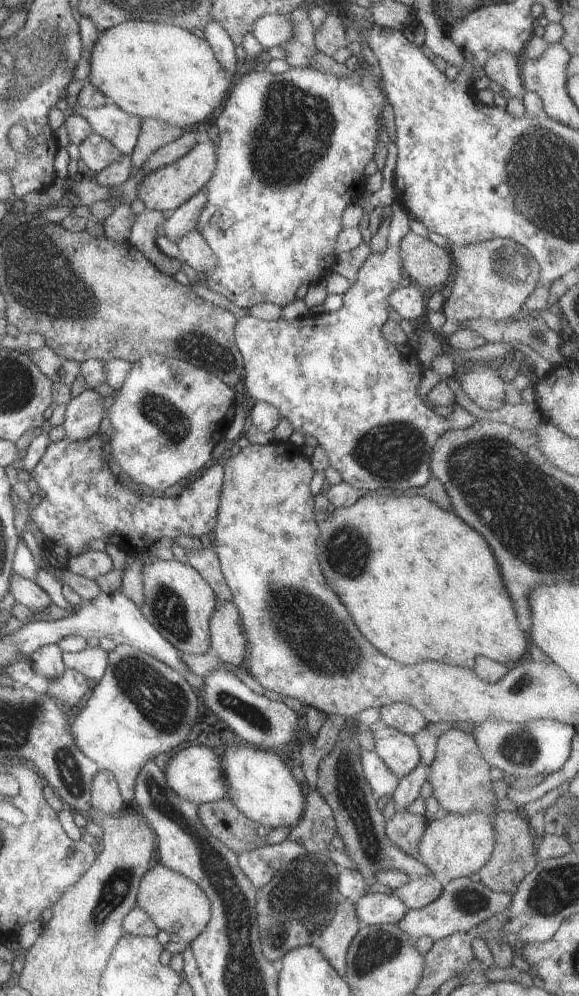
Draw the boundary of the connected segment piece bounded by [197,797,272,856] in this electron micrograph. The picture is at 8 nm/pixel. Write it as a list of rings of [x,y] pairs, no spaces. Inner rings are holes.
[[[224,797],[198,807],[198,818],[209,833],[233,850],[237,856],[267,844],[271,828],[246,818]]]

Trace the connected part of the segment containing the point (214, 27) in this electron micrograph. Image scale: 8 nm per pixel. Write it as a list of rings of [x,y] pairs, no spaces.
[[[208,20],[205,26],[205,41],[211,46],[216,60],[223,66],[224,70],[232,73],[236,68],[236,55],[234,53],[235,44],[232,42],[231,36],[224,30],[224,27],[216,21]]]

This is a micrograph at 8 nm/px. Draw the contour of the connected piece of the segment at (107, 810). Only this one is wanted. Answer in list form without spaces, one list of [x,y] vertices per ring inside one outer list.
[[[100,769],[91,782],[91,801],[94,809],[104,814],[116,815],[126,809],[116,777],[106,769]]]

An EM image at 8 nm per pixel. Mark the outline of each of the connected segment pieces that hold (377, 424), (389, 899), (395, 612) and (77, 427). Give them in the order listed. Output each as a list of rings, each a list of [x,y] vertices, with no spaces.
[[[394,199],[391,204],[392,214],[389,225],[389,234],[387,238],[387,248],[385,252],[371,254],[360,267],[357,279],[354,285],[351,286],[344,294],[342,307],[336,311],[330,311],[318,314],[309,314],[300,317],[292,322],[287,322],[282,319],[277,321],[265,321],[248,315],[237,320],[234,336],[238,350],[243,356],[243,366],[245,373],[244,386],[246,392],[255,401],[267,402],[269,405],[275,406],[282,417],[287,418],[293,425],[296,431],[303,434],[314,436],[319,442],[319,445],[326,451],[330,461],[330,467],[336,469],[344,482],[350,486],[364,488],[364,490],[378,490],[378,488],[392,488],[392,490],[408,490],[419,489],[428,481],[435,480],[433,472],[430,470],[430,459],[432,447],[436,439],[447,430],[468,428],[474,421],[478,419],[462,409],[460,405],[455,404],[454,412],[450,418],[442,418],[435,413],[422,399],[418,397],[418,387],[423,376],[423,369],[419,359],[416,356],[416,351],[409,346],[401,347],[391,342],[388,342],[382,334],[382,325],[389,319],[389,296],[393,290],[400,287],[400,279],[404,276],[402,259],[400,256],[400,241],[409,233],[409,222],[411,216],[404,210],[404,207],[399,203],[398,199]]]
[[[385,893],[362,895],[355,904],[355,913],[362,925],[398,924],[409,908],[397,896]]]
[[[372,493],[360,497],[352,506],[335,508],[332,513],[327,514],[326,520],[318,522],[318,530],[320,530],[320,536],[316,540],[316,554],[320,558],[320,566],[326,576],[326,582],[338,594],[340,602],[344,602],[354,624],[368,638],[368,642],[372,642],[382,654],[386,654],[394,662],[412,666],[420,661],[438,661],[447,665],[472,669],[476,657],[488,657],[490,660],[508,664],[508,662],[520,660],[524,654],[526,635],[519,626],[512,600],[506,592],[506,587],[502,584],[492,550],[488,548],[486,540],[480,534],[476,534],[476,530],[464,524],[458,516],[440,510],[435,502],[430,502],[430,499],[423,496],[384,496]]]
[[[86,389],[67,402],[63,423],[66,438],[83,441],[93,437],[100,428],[100,422],[107,416],[104,397],[95,389]]]

